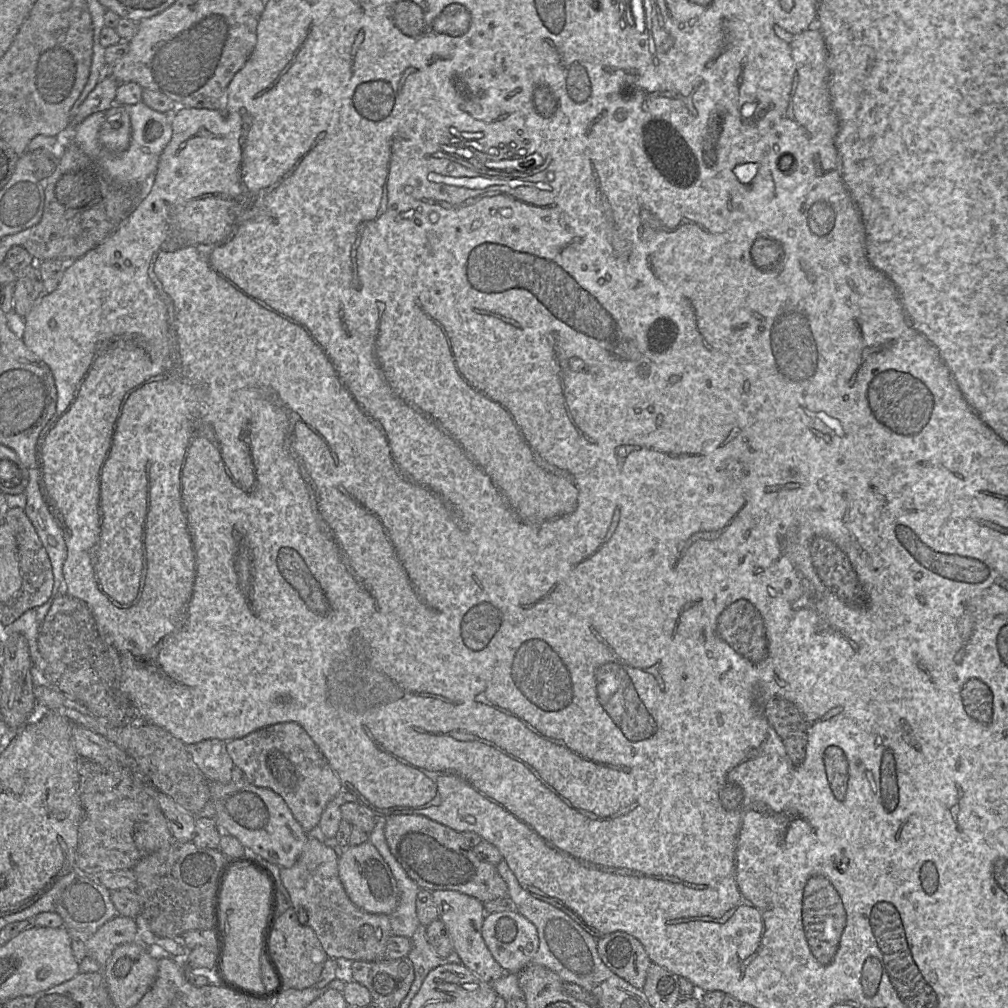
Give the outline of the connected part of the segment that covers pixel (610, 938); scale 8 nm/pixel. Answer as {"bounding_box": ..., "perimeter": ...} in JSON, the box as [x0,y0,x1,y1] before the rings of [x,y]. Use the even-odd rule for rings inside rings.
{"bounding_box":[596,931,652,988],"perimeter":[[[615,931],[597,939],[596,947],[604,964],[636,988],[643,988],[652,963],[642,943],[634,936]]]}

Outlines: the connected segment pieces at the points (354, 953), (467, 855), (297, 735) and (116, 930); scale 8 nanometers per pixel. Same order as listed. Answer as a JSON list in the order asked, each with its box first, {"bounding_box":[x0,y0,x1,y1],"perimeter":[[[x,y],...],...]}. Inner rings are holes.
[{"bounding_box":[280,836,392,962],"perimeter":[[[308,836],[295,864],[280,869],[282,884],[289,893],[300,924],[314,930],[329,958],[368,962],[382,960],[388,939],[392,936],[390,916],[368,913],[353,904],[339,878],[338,858],[332,848]]]},{"bounding_box":[383,814,508,903],"perimeter":[[[395,814],[383,821],[384,834],[391,853],[421,889],[431,892],[454,890],[483,903],[508,896],[507,884],[496,866],[481,861],[462,833],[419,814]]]},{"bounding_box":[226,722,343,833],"perimeter":[[[296,722],[263,727],[243,738],[228,741],[226,749],[234,765],[243,771],[249,783],[269,788],[283,798],[305,833],[319,824],[327,804],[338,799],[343,790],[340,779],[325,756]]]},{"bounding_box":[87,915,138,968],"perimeter":[[[117,915],[103,924],[88,940],[87,956],[95,959],[103,968],[118,945],[135,941],[138,941],[135,919]]]}]

